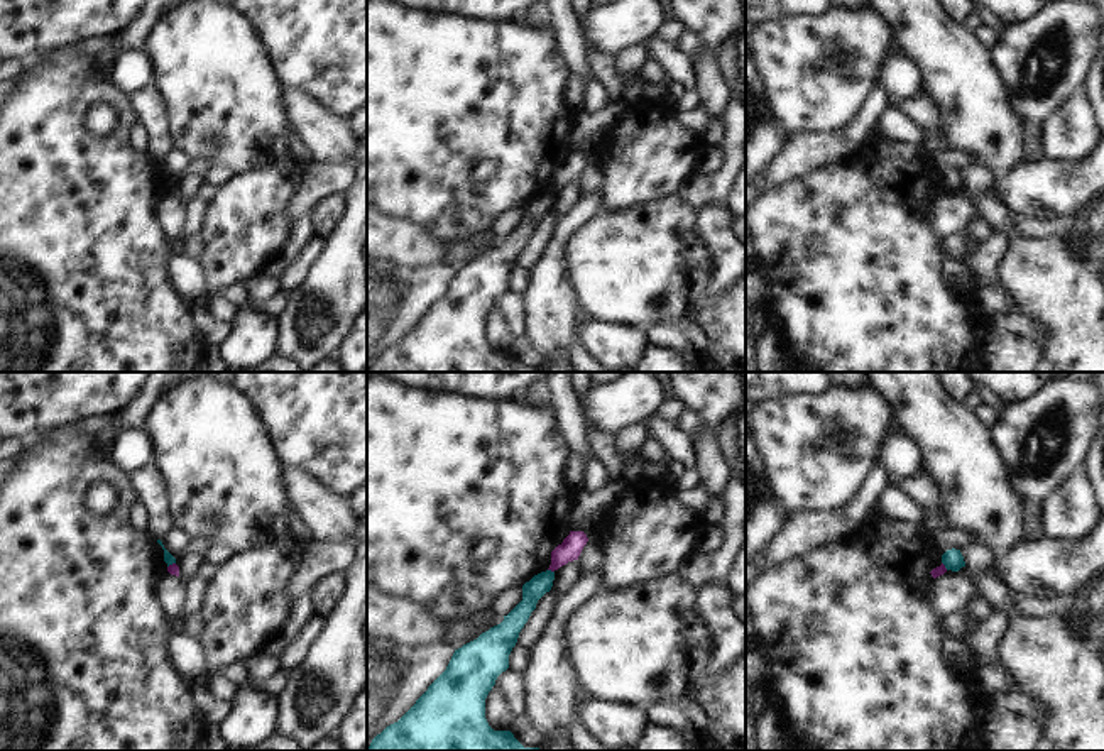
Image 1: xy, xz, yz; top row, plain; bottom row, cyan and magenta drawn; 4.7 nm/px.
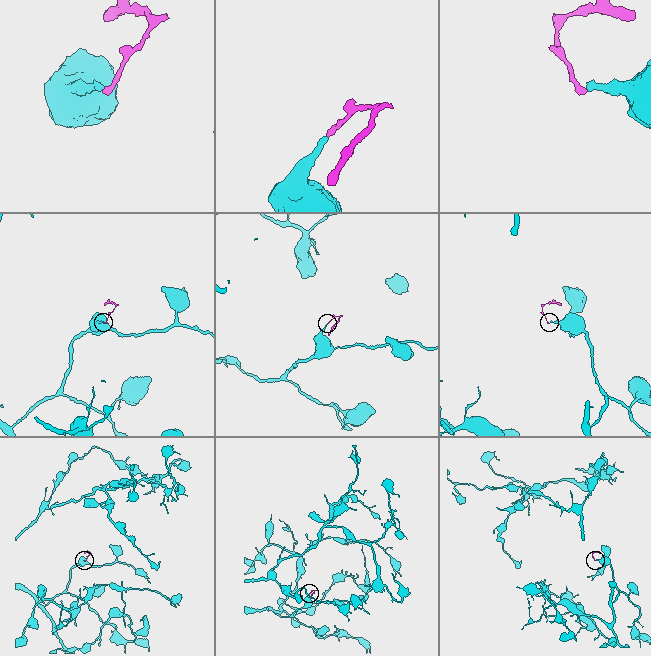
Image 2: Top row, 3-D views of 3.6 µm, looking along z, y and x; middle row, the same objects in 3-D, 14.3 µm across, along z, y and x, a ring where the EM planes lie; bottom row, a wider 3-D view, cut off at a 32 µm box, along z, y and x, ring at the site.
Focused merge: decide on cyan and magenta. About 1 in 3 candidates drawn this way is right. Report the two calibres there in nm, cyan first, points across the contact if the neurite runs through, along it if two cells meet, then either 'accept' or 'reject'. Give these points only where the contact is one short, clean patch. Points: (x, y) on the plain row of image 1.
100 nm thick on the cyan side, 100 nm on the other; border along xz (548, 190), (553, 193); reject

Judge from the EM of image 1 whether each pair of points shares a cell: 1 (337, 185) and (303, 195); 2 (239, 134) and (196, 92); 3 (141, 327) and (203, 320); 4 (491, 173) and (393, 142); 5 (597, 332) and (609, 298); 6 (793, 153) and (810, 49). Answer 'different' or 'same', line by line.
1: same
2: same
3: different
4: same
5: different
6: different

